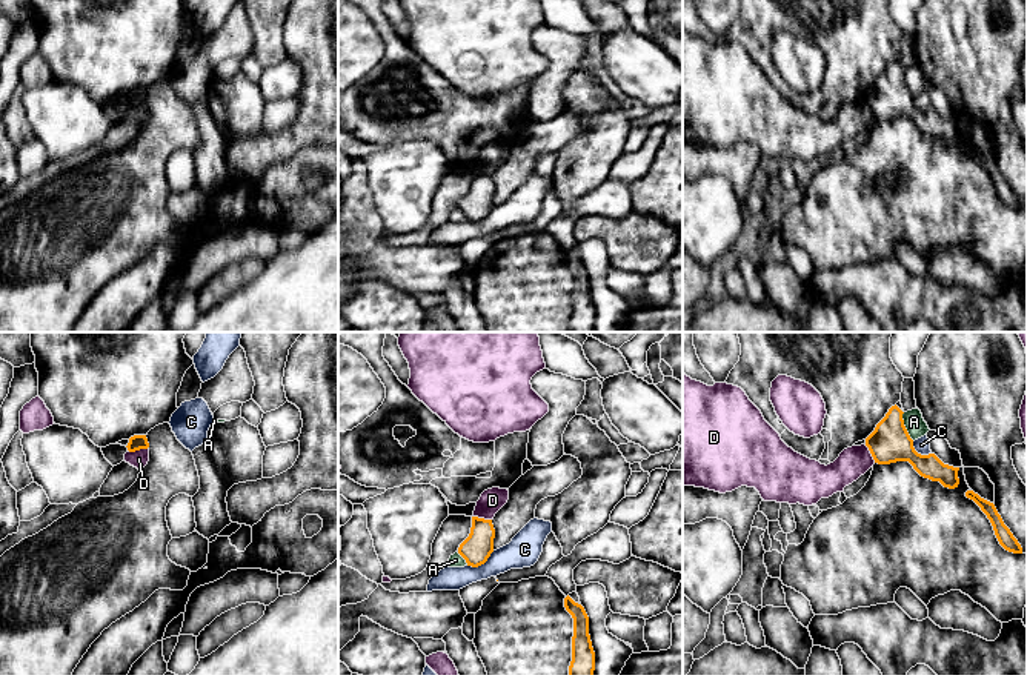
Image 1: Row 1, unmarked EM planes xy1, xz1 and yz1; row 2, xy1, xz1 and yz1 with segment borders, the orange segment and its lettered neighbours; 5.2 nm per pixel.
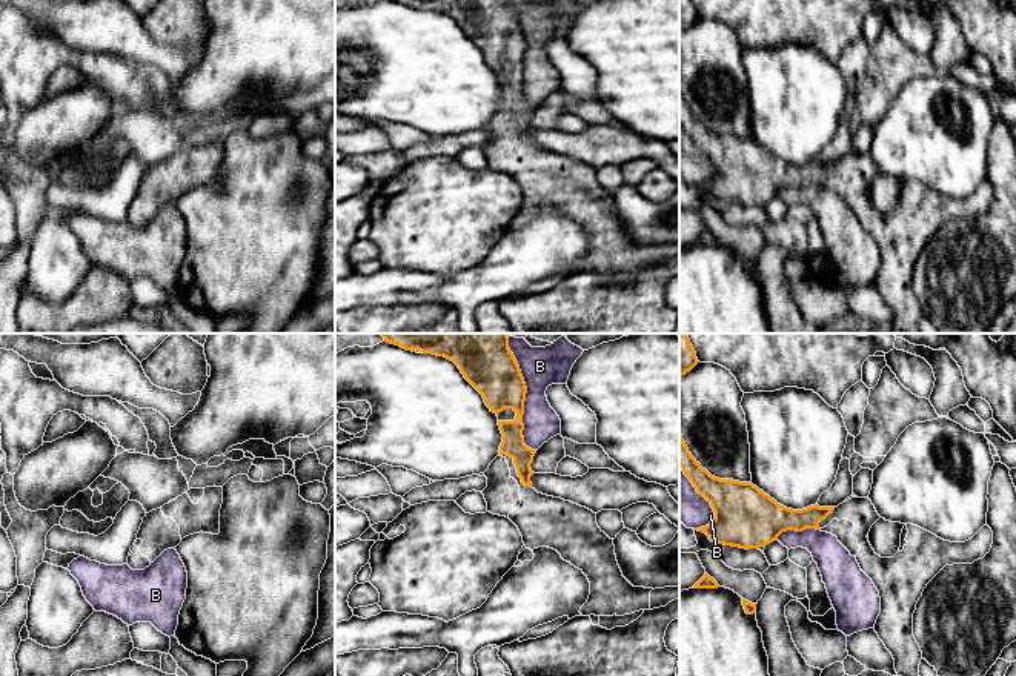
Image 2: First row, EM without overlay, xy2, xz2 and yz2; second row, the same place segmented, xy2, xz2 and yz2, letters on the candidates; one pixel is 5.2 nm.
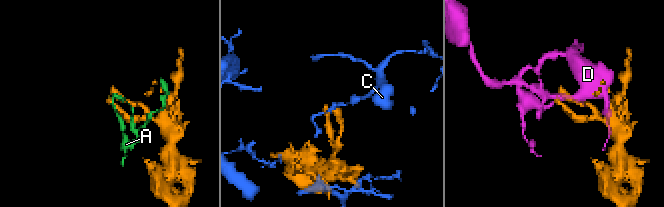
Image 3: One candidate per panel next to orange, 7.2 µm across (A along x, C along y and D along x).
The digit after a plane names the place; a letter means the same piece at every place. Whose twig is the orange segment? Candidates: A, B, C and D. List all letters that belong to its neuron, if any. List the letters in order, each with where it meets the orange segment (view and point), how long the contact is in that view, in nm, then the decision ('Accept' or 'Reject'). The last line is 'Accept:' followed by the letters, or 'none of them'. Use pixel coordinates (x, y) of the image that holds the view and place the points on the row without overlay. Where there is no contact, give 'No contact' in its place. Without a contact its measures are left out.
A: Touches orange at yz1 (904, 82). Shared border 160 nm. Reject
B: Touches orange at xz2 (524, 56). Shared border 600 nm. Reject
C: Touches orange at xz1 (481, 219). Shared border 170 nm. Reject
D: Touches orange at xy1 (137, 105). Shared border 110 nm. Reject
Accept: none of them

